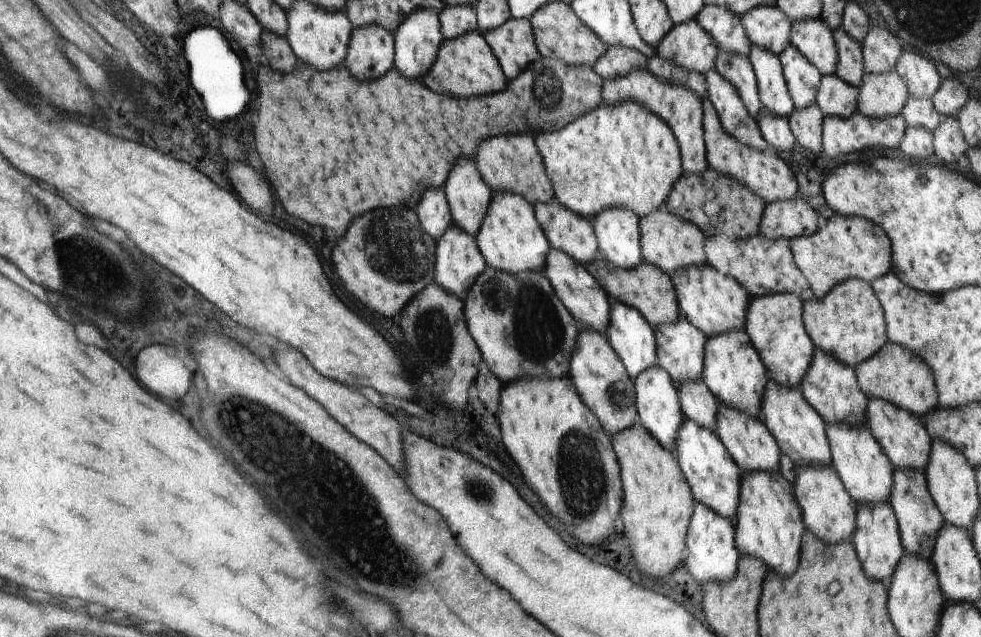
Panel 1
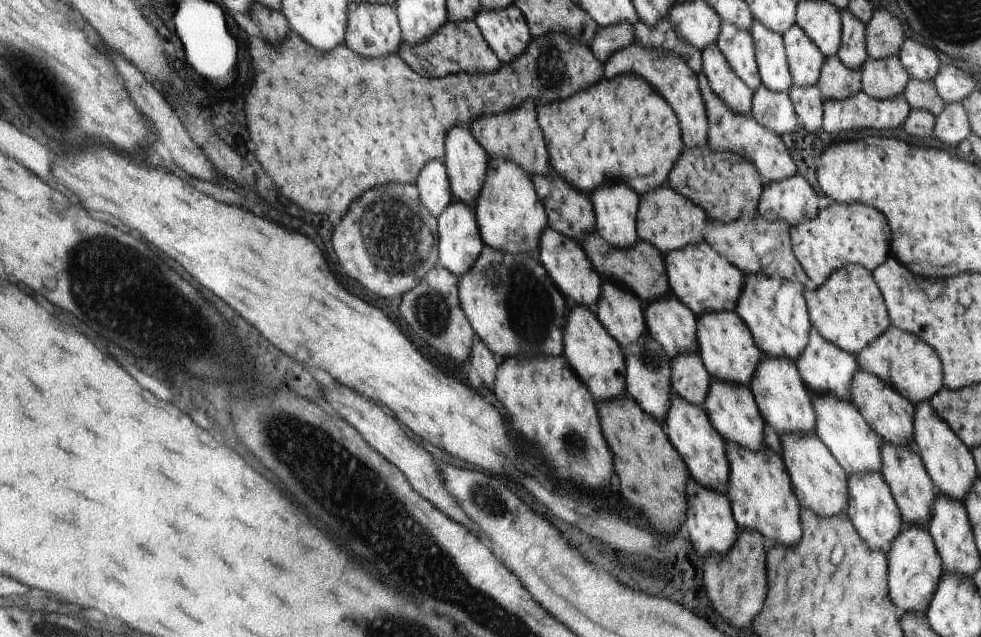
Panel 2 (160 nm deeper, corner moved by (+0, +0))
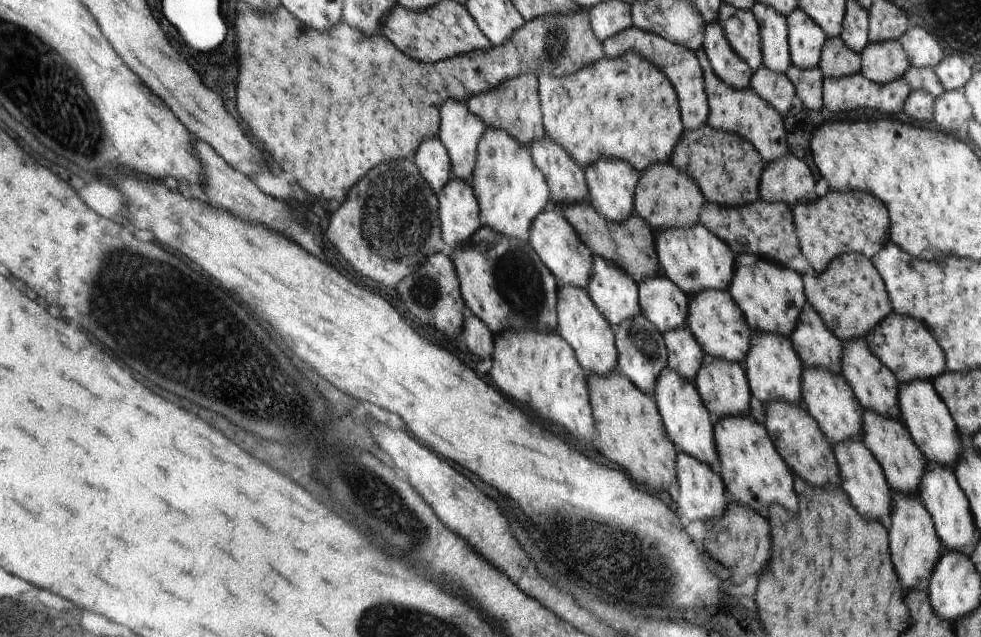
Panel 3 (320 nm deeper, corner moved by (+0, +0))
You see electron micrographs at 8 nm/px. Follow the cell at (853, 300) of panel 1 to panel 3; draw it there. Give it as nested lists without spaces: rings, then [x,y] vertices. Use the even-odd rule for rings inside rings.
[[[842,253],[840,257],[836,257],[829,262],[828,268],[822,274],[818,274],[818,276],[805,274],[804,289],[806,298],[808,298],[808,304],[815,308],[815,311],[821,316],[822,320],[826,322],[826,326],[842,342],[860,337],[865,339],[866,333],[872,332],[882,320],[893,312],[885,282],[880,274],[878,274],[878,270],[872,266],[872,262],[864,254]]]

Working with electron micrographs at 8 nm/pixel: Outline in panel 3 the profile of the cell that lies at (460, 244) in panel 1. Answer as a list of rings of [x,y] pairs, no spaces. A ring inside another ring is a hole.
[[[454,177],[438,192],[440,199],[440,221],[443,241],[453,250],[482,226],[481,209],[470,181]]]

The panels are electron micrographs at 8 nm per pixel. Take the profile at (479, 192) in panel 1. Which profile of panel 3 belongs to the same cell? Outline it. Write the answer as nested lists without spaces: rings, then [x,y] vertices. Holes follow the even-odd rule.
[[[449,98],[441,106],[441,126],[437,136],[449,151],[454,177],[470,181],[476,147],[485,128],[485,122],[468,108],[464,99]]]

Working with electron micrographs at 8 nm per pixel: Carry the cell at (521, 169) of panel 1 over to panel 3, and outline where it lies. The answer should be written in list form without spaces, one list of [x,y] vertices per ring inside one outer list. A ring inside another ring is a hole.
[[[534,71],[506,79],[501,85],[488,92],[475,94],[466,101],[468,108],[485,122],[486,128],[496,127],[508,131],[519,143],[528,148],[533,140],[546,134],[544,114],[541,110],[540,82]]]

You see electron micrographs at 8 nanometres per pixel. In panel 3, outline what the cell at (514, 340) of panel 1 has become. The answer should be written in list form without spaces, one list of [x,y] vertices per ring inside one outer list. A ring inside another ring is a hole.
[[[482,225],[468,243],[454,247],[451,254],[461,279],[467,312],[482,319],[492,334],[527,329],[556,330],[557,290],[560,284],[528,242],[502,236]]]

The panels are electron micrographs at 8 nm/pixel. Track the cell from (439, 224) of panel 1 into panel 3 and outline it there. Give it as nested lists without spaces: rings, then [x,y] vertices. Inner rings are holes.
[[[426,137],[418,144],[418,154],[414,154],[422,176],[431,184],[436,195],[452,177],[452,162],[445,144],[436,137]]]

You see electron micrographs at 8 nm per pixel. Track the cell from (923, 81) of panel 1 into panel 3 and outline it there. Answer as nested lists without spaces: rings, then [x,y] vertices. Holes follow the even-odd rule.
[[[911,26],[905,30],[904,36],[899,38],[903,49],[908,54],[912,67],[932,67],[940,64],[944,58],[942,48],[938,46],[938,42],[934,36],[930,35],[924,28]]]

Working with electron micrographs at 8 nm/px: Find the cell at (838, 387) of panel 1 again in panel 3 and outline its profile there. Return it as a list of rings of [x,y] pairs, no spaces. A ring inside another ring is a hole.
[[[812,305],[804,306],[800,321],[788,337],[804,367],[822,367],[835,375],[840,374],[844,342],[826,326]]]

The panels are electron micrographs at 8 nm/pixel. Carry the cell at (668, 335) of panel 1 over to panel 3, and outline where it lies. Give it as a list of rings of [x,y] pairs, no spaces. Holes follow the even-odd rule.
[[[663,275],[644,277],[640,287],[641,309],[650,322],[663,333],[686,325],[689,316],[689,296]]]

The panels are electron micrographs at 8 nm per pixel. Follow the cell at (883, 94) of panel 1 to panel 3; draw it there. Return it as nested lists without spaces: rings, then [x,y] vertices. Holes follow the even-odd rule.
[[[899,39],[869,42],[860,52],[859,72],[878,84],[889,83],[904,77],[912,66],[901,44]]]

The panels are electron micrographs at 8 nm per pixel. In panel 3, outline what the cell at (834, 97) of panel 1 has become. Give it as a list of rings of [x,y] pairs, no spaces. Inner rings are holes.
[[[839,36],[828,38],[818,65],[824,77],[840,78],[856,74],[861,67],[861,53],[846,46]]]

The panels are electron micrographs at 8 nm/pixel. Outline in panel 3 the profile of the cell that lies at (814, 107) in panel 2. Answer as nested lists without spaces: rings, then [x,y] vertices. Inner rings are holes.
[[[794,63],[785,72],[794,85],[796,95],[812,112],[820,115],[824,111],[823,72],[816,65],[809,69],[798,68]]]

